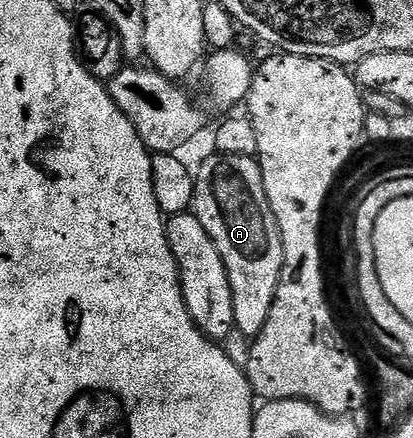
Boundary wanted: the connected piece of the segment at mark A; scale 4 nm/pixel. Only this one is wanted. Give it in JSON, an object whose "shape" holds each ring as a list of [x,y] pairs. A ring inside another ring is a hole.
{"shape":[[[213,153],[210,159],[202,161],[201,168],[196,168],[191,211],[203,225],[203,229],[207,229],[211,241],[215,241],[215,249],[219,249],[219,257],[223,257],[223,265],[231,281],[231,293],[235,305],[234,328],[241,330],[247,336],[257,336],[263,325],[267,325],[267,317],[283,269],[283,241],[279,233],[279,225],[275,221],[275,213],[271,213],[271,205],[265,196],[260,163],[252,155],[235,157]]]}

